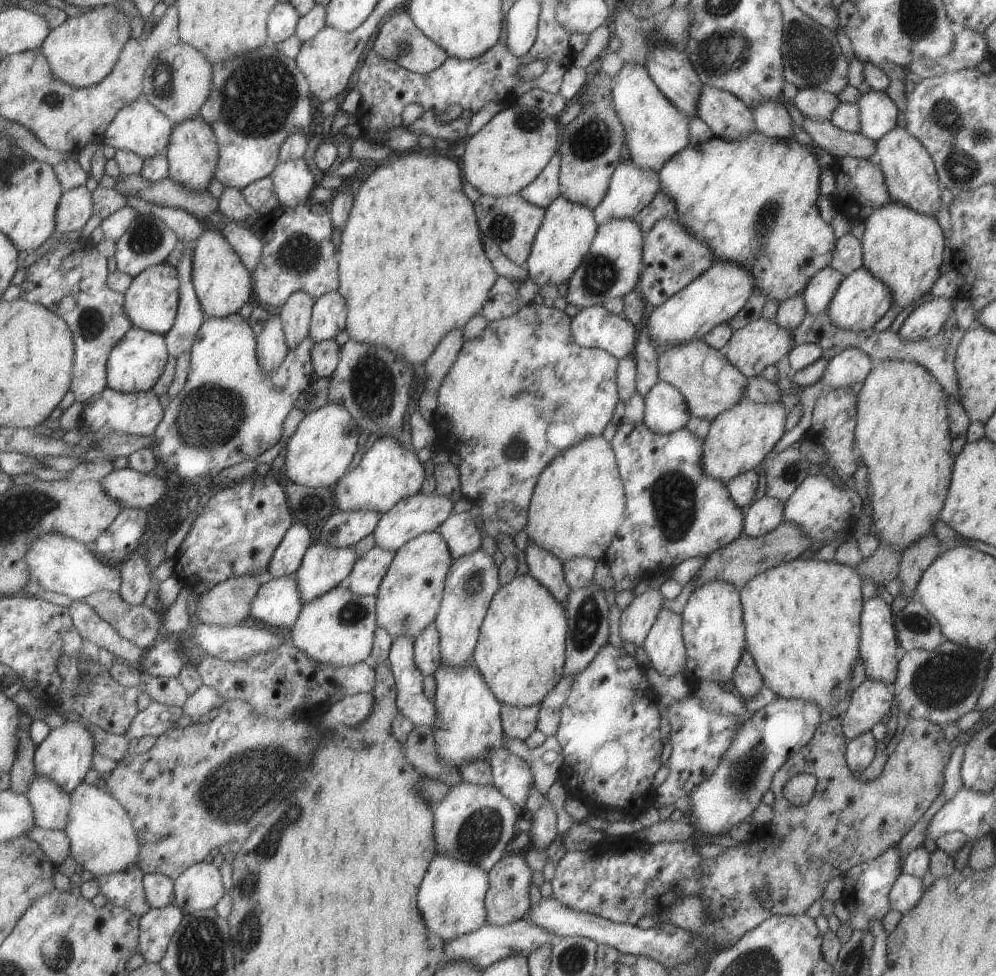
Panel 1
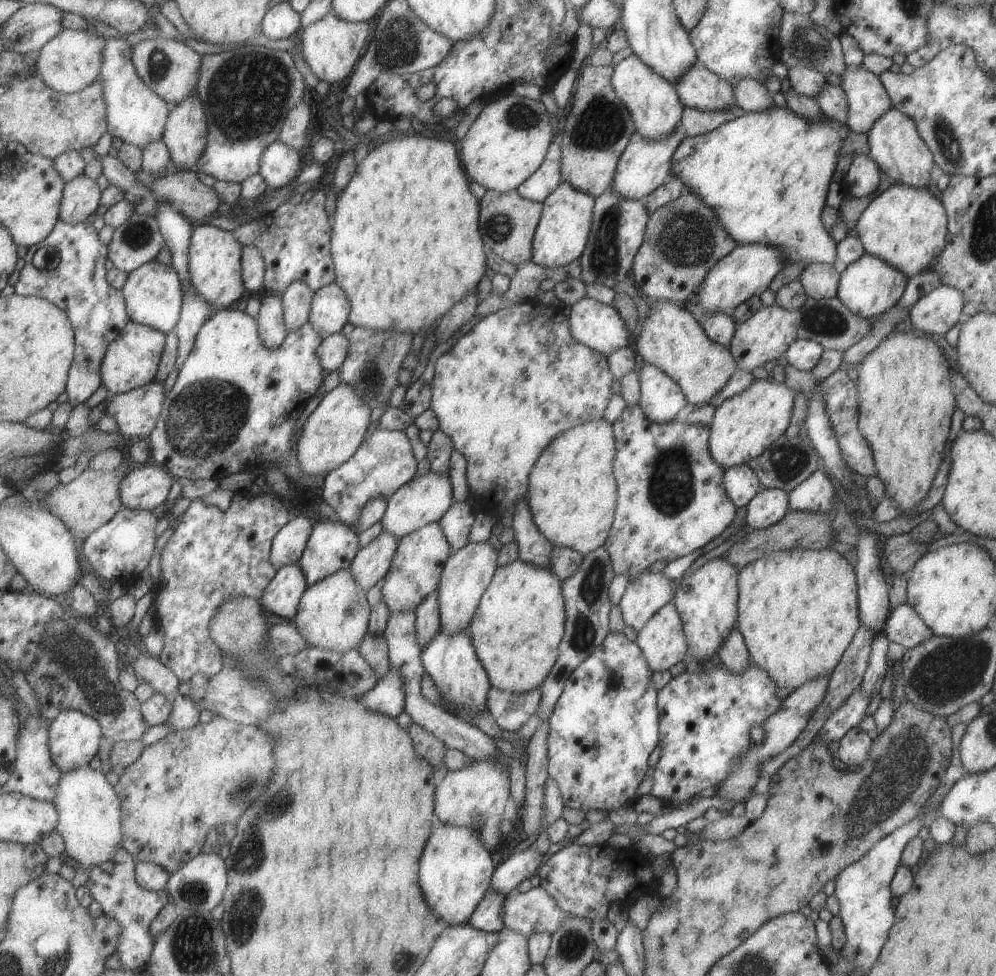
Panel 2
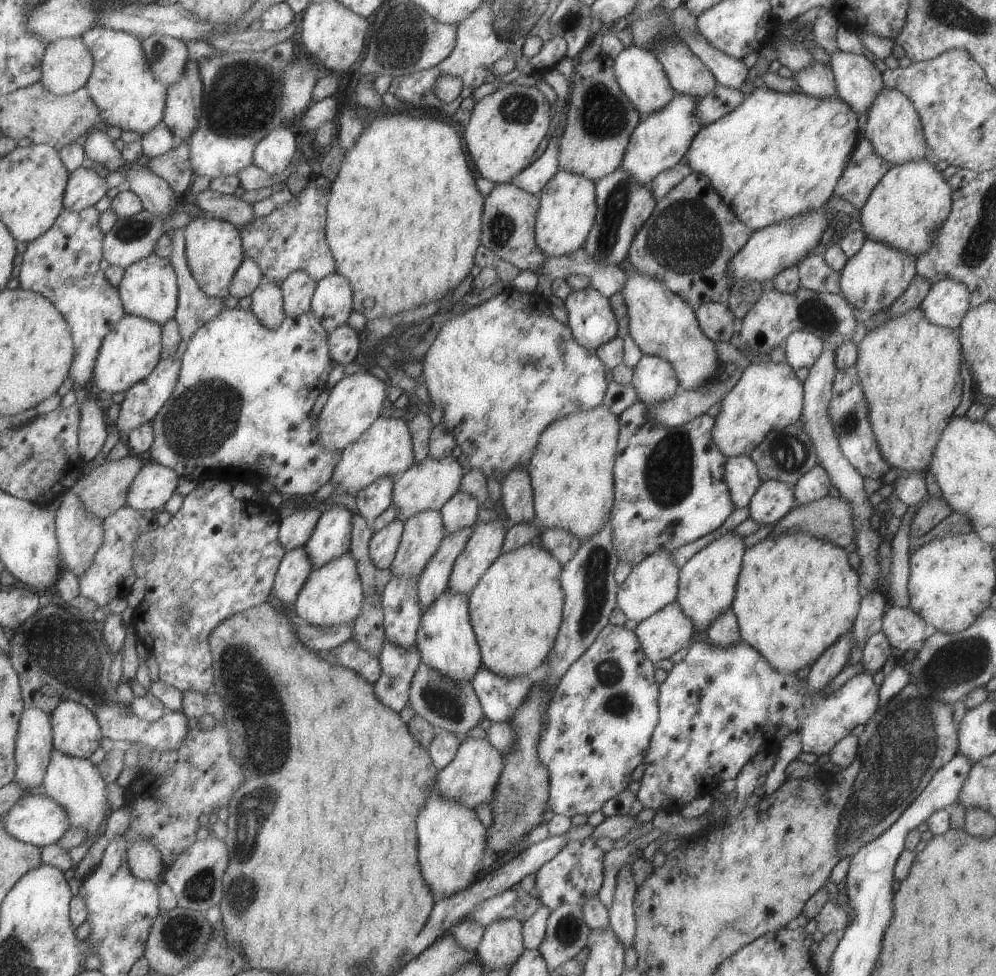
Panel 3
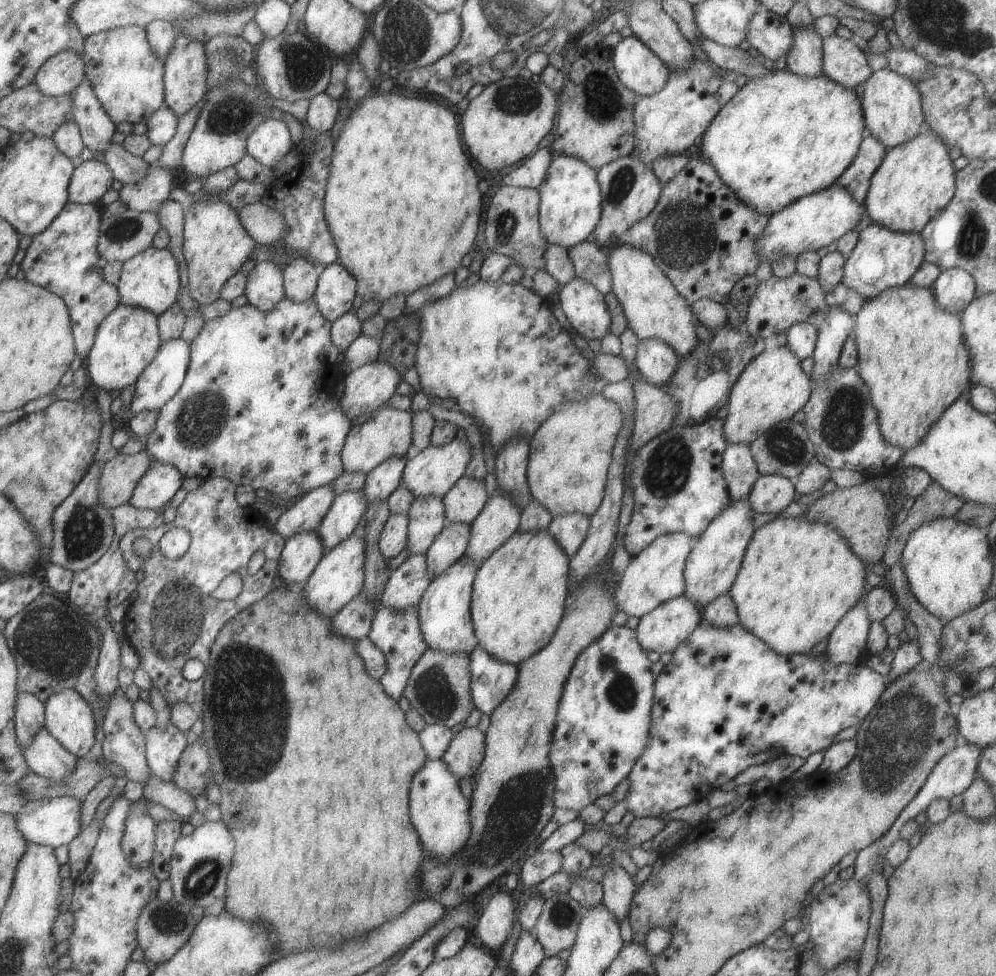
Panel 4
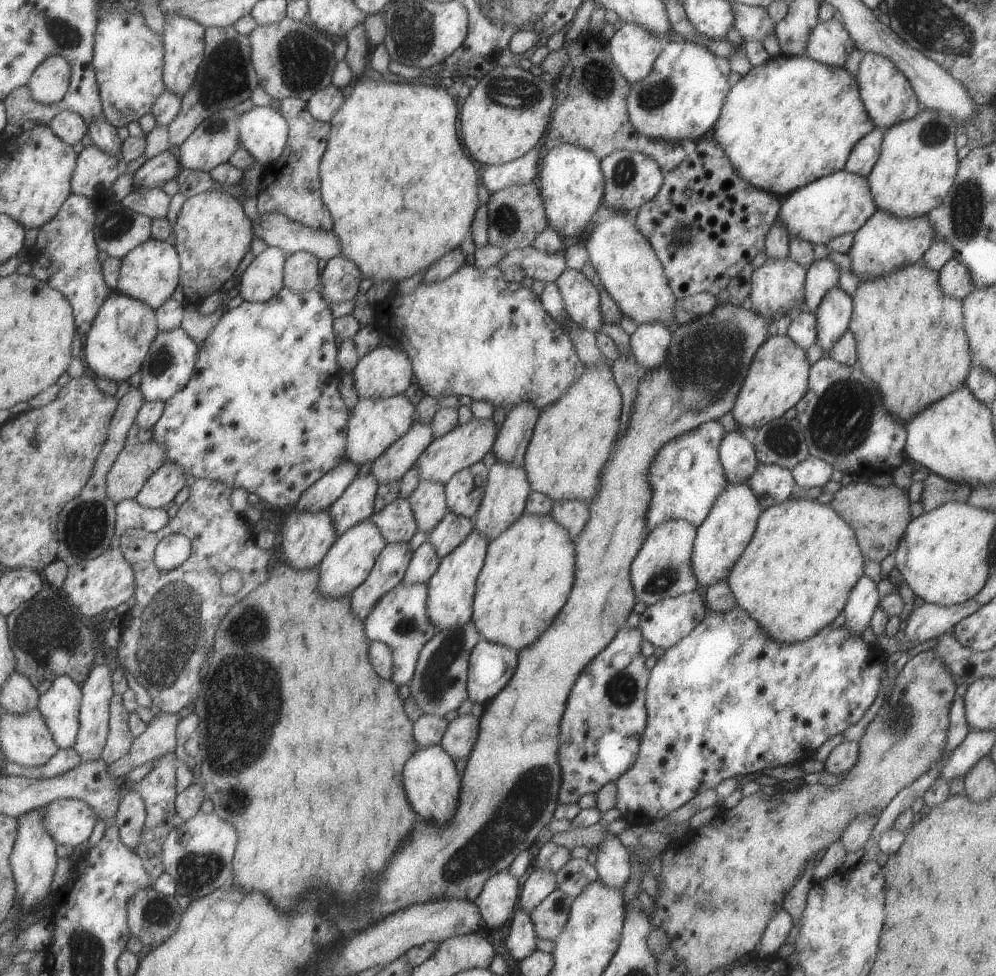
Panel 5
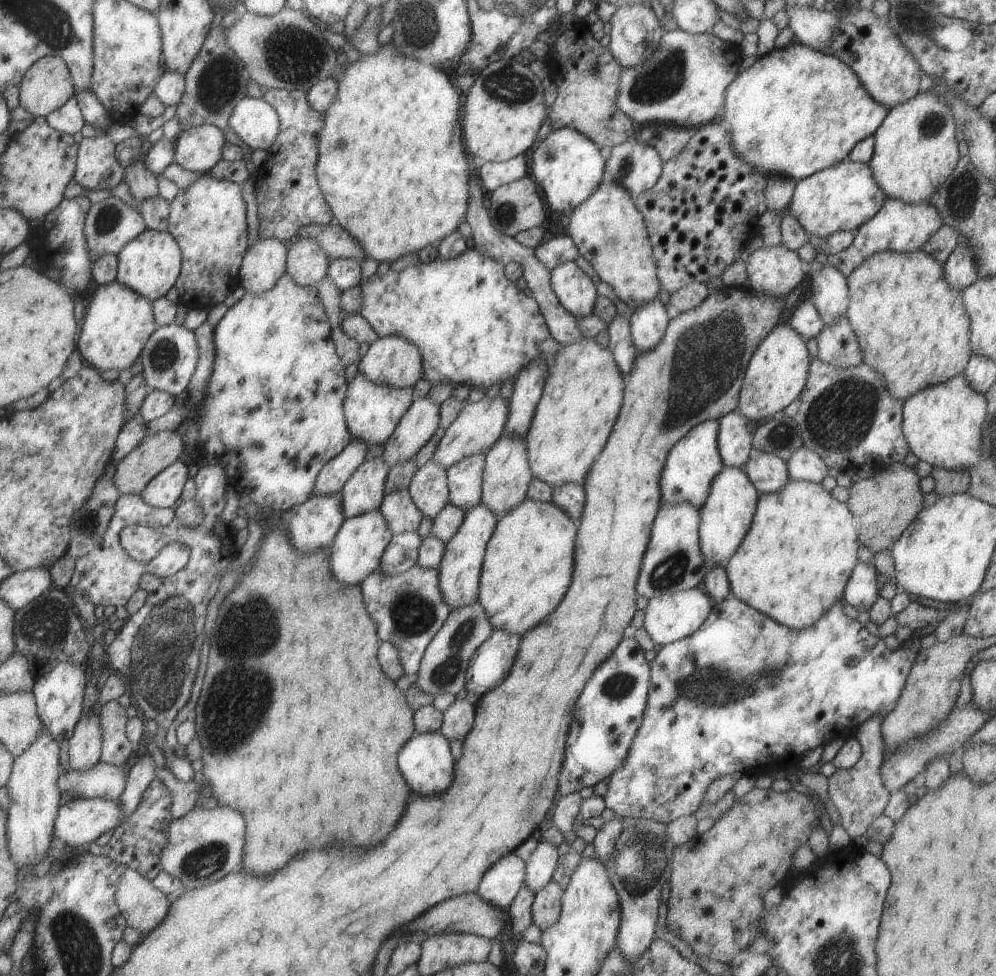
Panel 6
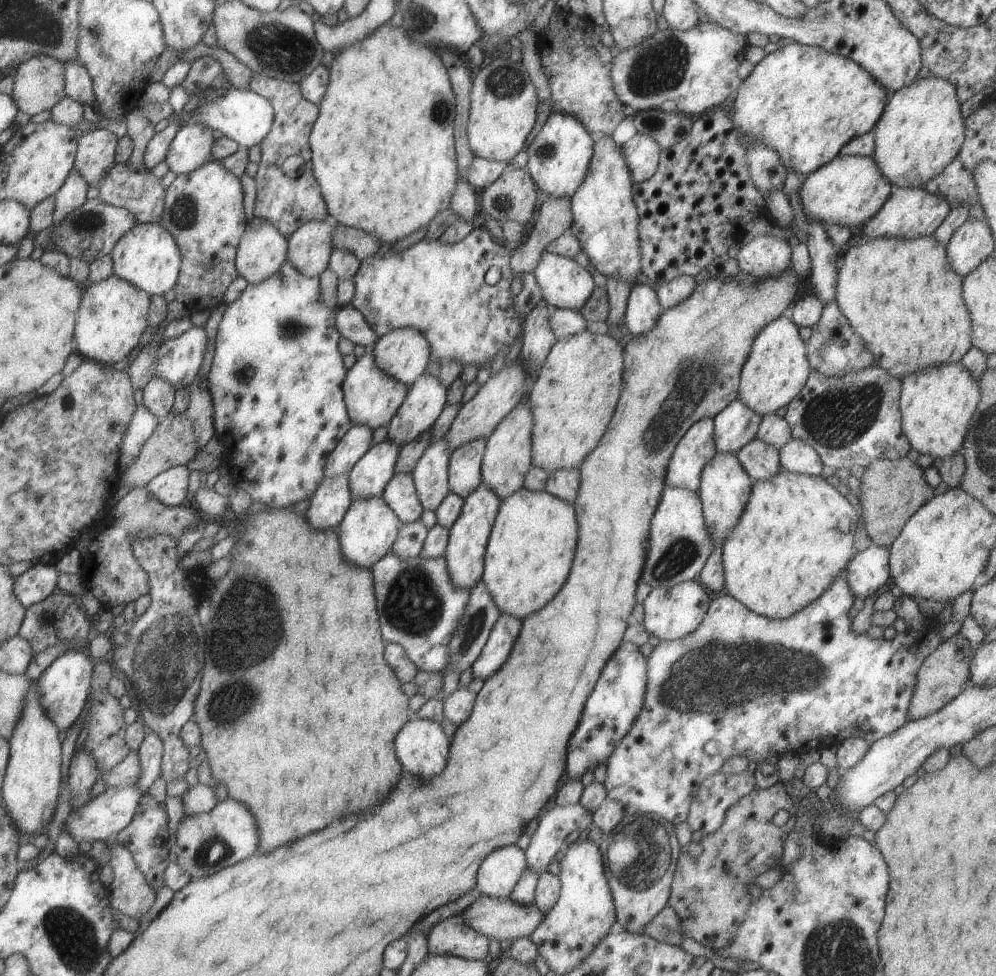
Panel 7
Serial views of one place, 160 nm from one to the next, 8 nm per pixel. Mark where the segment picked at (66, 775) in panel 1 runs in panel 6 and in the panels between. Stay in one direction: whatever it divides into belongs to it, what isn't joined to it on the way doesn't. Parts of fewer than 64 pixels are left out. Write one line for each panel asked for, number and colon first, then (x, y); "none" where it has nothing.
2: (73, 737)
3: (75, 731)
4: (68, 717)
5: (60, 704)
6: (58, 694)

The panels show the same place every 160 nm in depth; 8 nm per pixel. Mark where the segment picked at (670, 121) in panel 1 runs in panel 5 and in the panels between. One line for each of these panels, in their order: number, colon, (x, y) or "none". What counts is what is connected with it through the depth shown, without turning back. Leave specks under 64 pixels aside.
2: (655, 108)
3: (640, 77)
4: (639, 70)
5: (633, 50)

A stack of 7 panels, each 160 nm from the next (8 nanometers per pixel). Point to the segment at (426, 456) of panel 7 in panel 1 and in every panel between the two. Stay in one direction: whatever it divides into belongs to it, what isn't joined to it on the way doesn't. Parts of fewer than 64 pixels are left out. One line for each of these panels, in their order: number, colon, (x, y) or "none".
1: (409, 595)
2: (414, 572)
3: (422, 532)
4: (425, 516)
5: (428, 505)
6: (428, 489)

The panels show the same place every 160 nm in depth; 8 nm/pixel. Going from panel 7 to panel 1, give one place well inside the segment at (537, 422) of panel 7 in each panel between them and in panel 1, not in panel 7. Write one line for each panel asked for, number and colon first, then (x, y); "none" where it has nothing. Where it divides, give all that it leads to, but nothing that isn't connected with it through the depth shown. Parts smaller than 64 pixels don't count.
1: (575, 508)
2: (571, 495)
3: (570, 472)
4: (568, 455)
5: (572, 439)
6: (581, 397)

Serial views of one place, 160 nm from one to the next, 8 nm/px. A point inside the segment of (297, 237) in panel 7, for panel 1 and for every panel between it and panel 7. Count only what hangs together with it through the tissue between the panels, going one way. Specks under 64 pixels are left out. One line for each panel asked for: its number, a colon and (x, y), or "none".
1: (295, 312)
2: (295, 300)
3: (297, 289)
4: (299, 278)
5: (300, 273)
6: (306, 264)

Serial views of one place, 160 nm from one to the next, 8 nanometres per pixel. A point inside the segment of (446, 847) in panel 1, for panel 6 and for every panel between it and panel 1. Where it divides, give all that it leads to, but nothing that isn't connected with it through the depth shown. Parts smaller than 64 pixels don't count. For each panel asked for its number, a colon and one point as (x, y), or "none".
2: (475, 797)
3: (470, 778)
4: (462, 757)
5: (460, 734)
6: (457, 719)

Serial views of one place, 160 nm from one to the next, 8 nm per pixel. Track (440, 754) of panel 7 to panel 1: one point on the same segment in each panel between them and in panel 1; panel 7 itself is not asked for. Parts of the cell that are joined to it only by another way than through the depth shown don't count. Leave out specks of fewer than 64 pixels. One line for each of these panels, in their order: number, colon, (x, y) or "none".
1: (451, 896)
2: (454, 874)
3: (450, 838)
4: (439, 813)
5: (432, 785)
6: (425, 760)

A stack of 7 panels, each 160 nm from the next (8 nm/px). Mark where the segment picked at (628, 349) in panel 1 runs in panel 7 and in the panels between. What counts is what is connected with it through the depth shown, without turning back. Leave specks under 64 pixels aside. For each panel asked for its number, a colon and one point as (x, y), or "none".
2: (596, 325)
3: (591, 321)
4: (585, 308)
5: (581, 299)
6: (575, 291)
7: (563, 284)

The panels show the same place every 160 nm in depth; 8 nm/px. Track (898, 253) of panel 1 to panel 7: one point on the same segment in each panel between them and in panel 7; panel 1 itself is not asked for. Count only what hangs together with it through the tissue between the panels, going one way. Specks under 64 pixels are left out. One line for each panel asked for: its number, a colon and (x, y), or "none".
2: (905, 227)
3: (904, 210)
4: (914, 182)
5: (916, 166)
6: (915, 150)
7: (920, 131)

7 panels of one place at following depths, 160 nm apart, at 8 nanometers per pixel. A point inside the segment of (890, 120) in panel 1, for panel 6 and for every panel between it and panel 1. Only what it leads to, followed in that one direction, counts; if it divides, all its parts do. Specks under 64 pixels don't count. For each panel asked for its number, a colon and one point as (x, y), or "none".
2: (867, 100)
3: (857, 82)
4: (843, 61)
5: (828, 43)
6: (813, 28)

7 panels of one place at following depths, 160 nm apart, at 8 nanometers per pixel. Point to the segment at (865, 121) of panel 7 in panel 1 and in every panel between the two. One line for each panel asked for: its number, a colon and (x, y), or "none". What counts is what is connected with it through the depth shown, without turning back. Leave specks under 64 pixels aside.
1: (752, 202)
2: (764, 175)
3: (777, 155)
4: (781, 137)
5: (785, 123)
6: (795, 111)

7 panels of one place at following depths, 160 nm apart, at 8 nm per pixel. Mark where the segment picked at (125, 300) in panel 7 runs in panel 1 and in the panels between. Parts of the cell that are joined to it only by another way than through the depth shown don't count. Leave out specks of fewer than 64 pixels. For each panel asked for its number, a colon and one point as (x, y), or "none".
1: (134, 364)
2: (131, 360)
3: (128, 353)
4: (127, 339)
5: (120, 334)
6: (118, 321)

